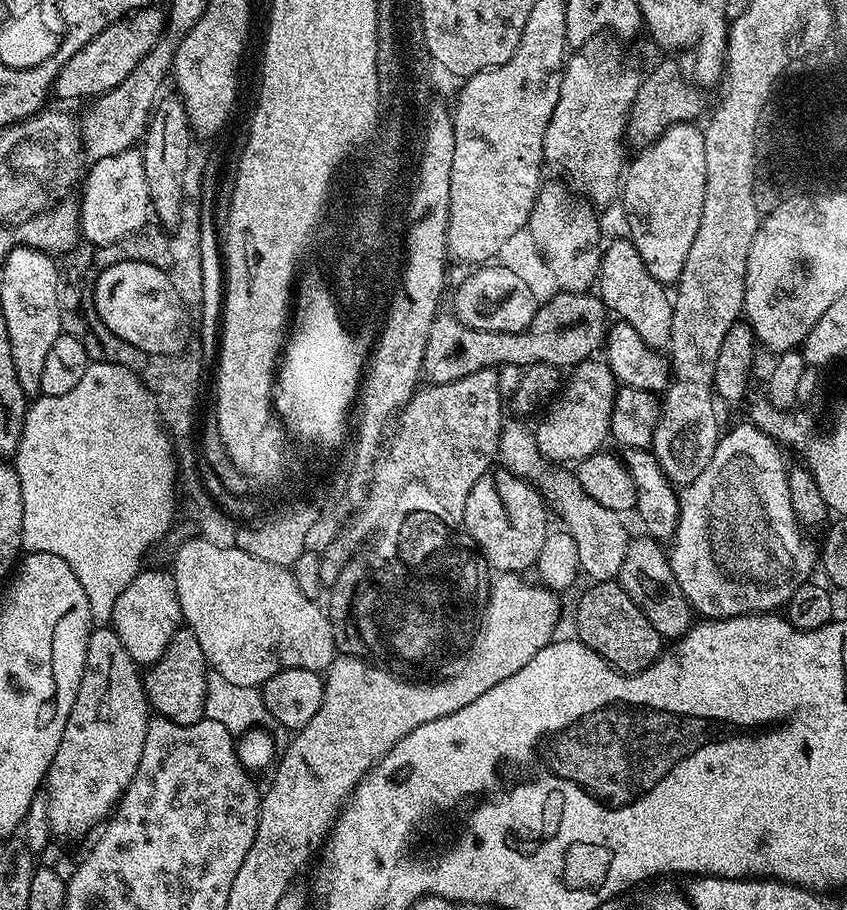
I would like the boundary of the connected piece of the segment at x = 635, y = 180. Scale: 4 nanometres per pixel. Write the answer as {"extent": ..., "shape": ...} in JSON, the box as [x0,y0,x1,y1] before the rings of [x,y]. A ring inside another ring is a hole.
{"extent":[622,122,706,286],"shape":[[[685,122],[667,128],[649,148],[641,149],[636,161],[629,163],[622,180],[622,200],[624,212],[628,215],[628,228],[632,244],[641,255],[642,262],[658,283],[672,286],[686,266],[686,254],[690,254],[690,245],[694,243],[694,234],[702,222],[702,198],[706,194],[706,146],[704,133],[695,123]]]}

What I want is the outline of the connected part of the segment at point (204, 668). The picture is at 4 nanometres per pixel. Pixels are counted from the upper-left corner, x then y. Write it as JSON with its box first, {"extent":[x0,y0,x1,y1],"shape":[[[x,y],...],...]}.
{"extent":[143,626,210,726],"shape":[[[181,626],[170,638],[170,646],[143,673],[144,692],[148,696],[148,707],[155,715],[165,716],[170,722],[190,726],[201,723],[205,719],[206,690],[210,667],[207,658],[203,656],[202,648],[194,631],[187,626]]]}

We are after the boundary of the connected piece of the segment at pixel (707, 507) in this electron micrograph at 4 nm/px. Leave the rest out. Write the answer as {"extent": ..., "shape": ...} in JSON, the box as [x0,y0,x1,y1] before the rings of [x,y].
{"extent":[668,422,818,620],"shape":[[[751,422],[740,424],[721,435],[718,446],[714,450],[714,458],[710,458],[710,466],[694,478],[694,482],[683,489],[680,496],[680,521],[676,534],[670,541],[668,561],[674,570],[674,578],[678,578],[678,586],[682,586],[682,594],[701,617],[710,620],[721,620],[731,616],[751,616],[753,614],[772,614],[783,609],[788,600],[798,590],[798,586],[809,583],[813,579],[812,571],[818,568],[818,548],[811,544],[804,535],[805,529],[796,521],[794,506],[790,506],[790,490],[788,489],[788,468],[784,464],[785,453],[781,445],[765,434]]]}

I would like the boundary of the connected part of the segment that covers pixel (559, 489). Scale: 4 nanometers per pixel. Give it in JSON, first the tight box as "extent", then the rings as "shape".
{"extent":[497,418,630,581],"shape":[[[512,418],[507,419],[500,431],[499,450],[497,452],[501,465],[508,471],[514,473],[520,479],[526,479],[536,483],[539,491],[543,494],[551,509],[558,512],[561,520],[565,523],[565,529],[571,533],[576,545],[578,546],[578,558],[580,571],[587,579],[591,581],[606,581],[615,579],[621,570],[622,561],[624,561],[626,550],[628,549],[628,541],[630,533],[623,522],[623,515],[614,510],[606,509],[600,502],[594,501],[589,495],[582,490],[582,486],[577,482],[573,473],[568,473],[562,470],[550,470],[546,463],[543,453],[536,444],[535,433],[529,428]]]}

